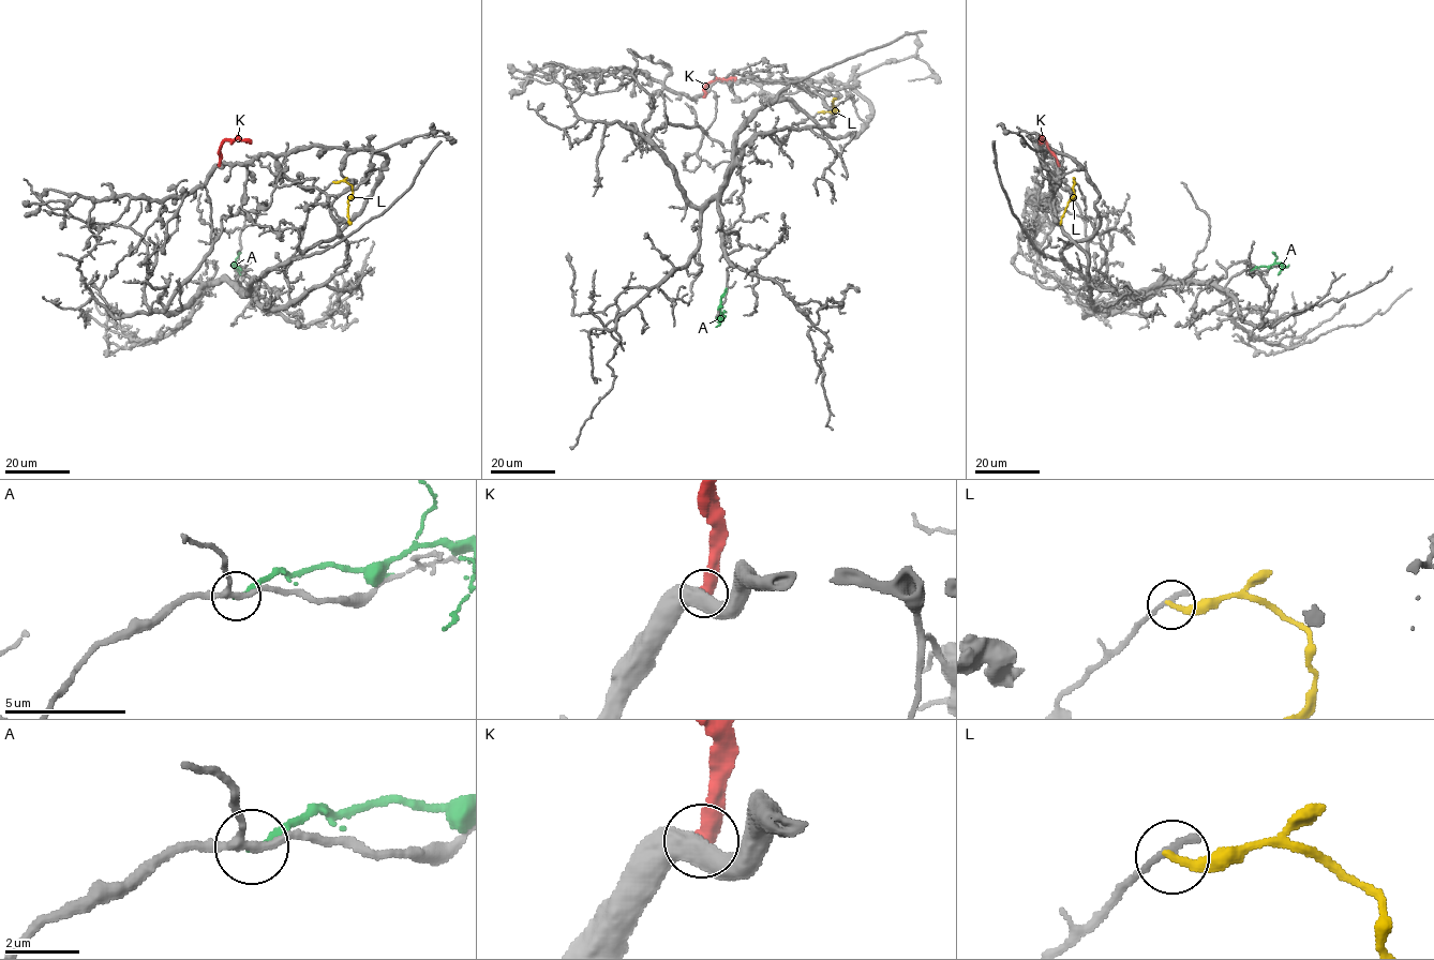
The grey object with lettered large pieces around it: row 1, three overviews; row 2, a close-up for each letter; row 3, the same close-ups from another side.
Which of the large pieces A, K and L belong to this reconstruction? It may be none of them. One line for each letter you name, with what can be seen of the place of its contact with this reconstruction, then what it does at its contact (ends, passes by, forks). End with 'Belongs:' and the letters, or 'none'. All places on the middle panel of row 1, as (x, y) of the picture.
Belongs: none

